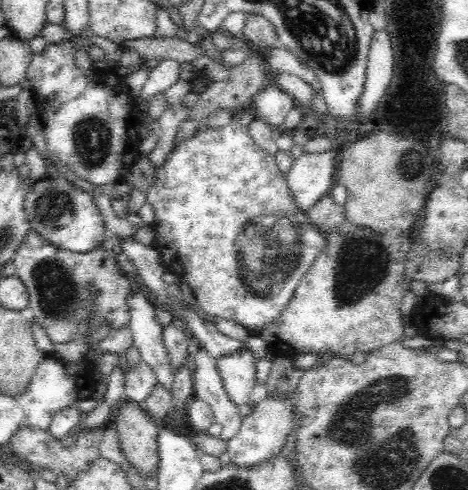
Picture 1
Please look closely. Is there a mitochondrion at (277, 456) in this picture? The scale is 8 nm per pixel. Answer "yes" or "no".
no

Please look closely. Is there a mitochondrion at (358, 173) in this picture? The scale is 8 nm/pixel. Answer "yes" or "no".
no

